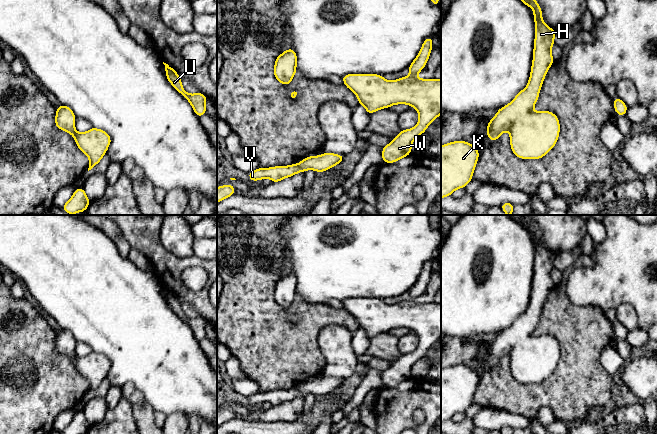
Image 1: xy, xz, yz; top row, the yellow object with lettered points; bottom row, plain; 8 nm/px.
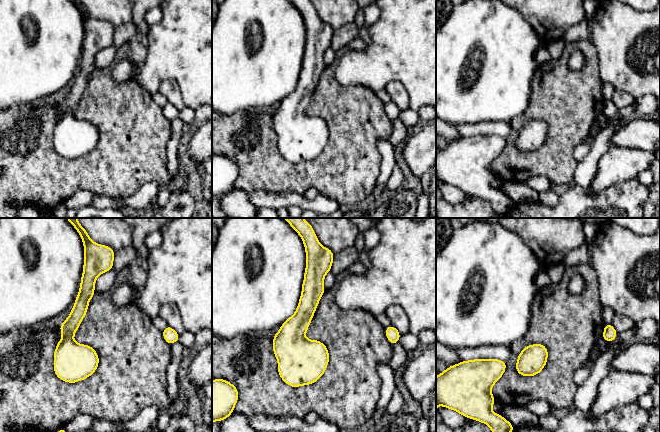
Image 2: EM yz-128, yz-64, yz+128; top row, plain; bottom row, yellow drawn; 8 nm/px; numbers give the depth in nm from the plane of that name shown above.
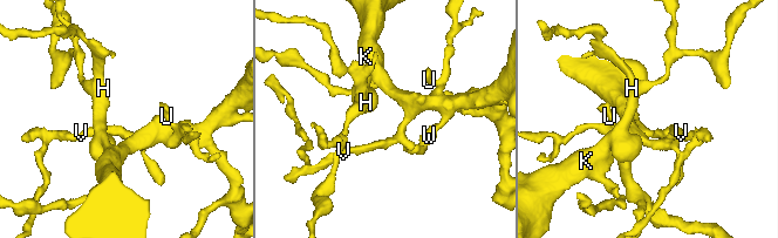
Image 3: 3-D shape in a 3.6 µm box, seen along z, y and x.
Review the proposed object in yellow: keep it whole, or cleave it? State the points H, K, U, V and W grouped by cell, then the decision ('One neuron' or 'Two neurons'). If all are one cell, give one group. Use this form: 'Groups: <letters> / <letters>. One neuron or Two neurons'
Groups: H K U V W. One neuron

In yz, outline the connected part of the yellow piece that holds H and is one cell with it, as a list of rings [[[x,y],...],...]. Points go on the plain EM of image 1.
[[[526,215],[510,216],[534,235],[535,265],[533,286],[529,306],[526,312],[520,315],[511,327],[497,334],[496,340],[488,347],[486,358],[491,365],[497,365],[499,360],[508,354],[510,356],[511,373],[515,380],[525,384],[540,383],[555,370],[560,356],[559,343],[554,337],[550,335],[534,336],[532,334],[539,322],[539,316],[547,295],[554,286],[551,272],[555,268],[554,260],[557,254],[551,253],[544,247],[542,244],[542,234],[538,229],[538,226],[527,218]]]

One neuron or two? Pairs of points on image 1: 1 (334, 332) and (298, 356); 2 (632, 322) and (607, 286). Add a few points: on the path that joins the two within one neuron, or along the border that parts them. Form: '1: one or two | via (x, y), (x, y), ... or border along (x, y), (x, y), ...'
1: two | border along (333, 324), (326, 325), (317, 338), (324, 365)
2: two | border along (616, 307), (627, 303), (635, 311), (637, 320)

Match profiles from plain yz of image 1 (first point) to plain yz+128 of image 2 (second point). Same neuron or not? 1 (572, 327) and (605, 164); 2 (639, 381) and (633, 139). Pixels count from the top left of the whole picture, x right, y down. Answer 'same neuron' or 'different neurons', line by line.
1: different neurons
2: different neurons

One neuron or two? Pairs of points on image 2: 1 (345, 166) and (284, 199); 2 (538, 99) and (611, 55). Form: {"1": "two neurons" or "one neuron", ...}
{"1": "two neurons", "2": "two neurons"}

